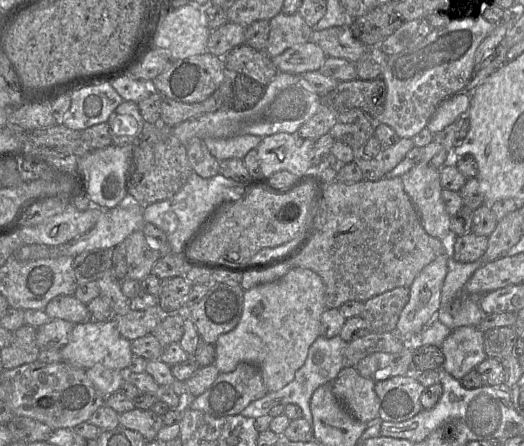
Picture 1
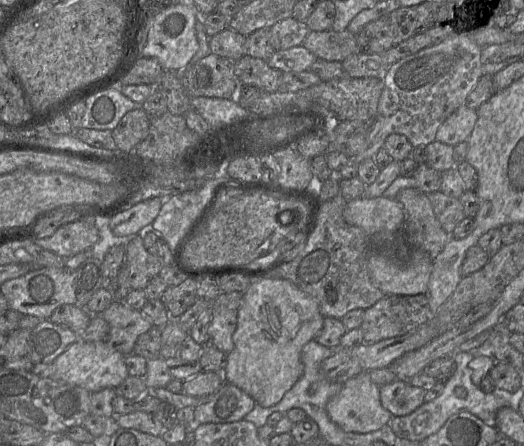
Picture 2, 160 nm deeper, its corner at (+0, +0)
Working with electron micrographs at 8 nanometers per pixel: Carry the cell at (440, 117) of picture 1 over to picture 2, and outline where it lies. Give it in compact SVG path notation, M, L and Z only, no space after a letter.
M463 105L454 111L439 127L436 133L438 142L455 146L467 141L477 121L477 111Z

